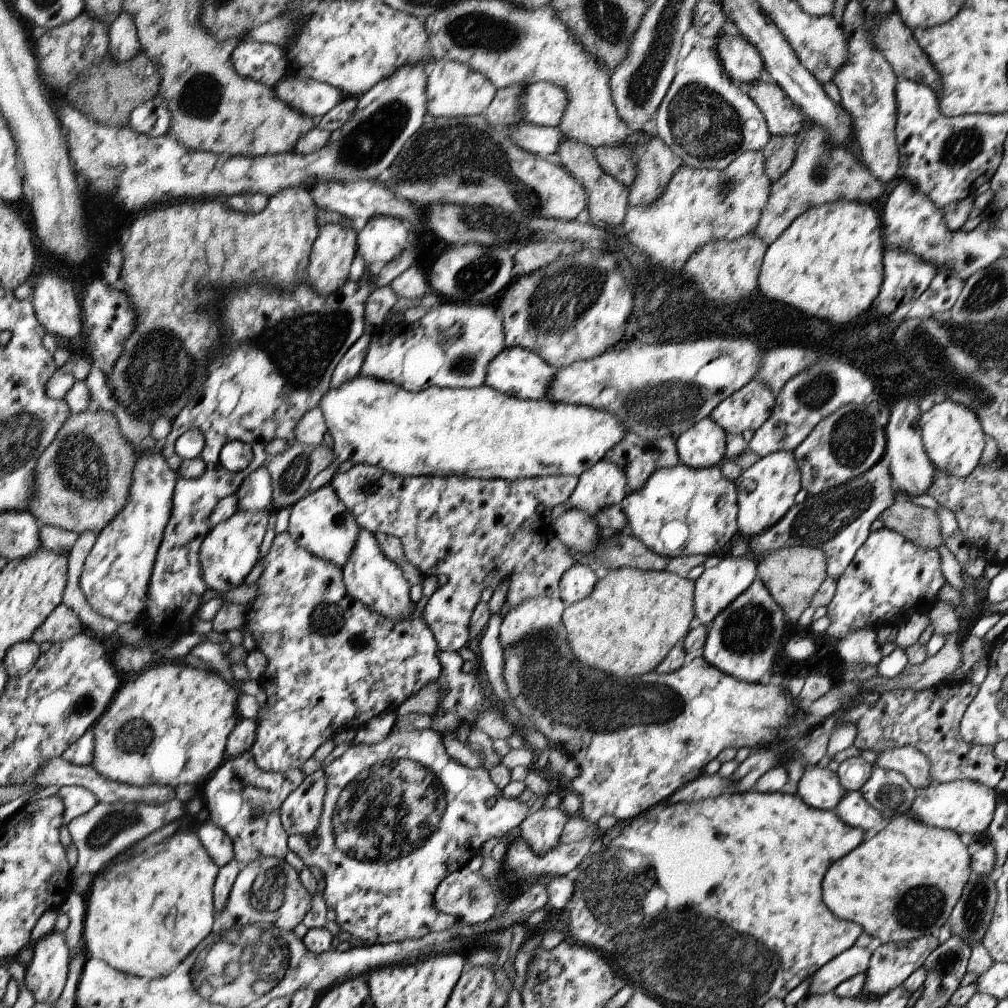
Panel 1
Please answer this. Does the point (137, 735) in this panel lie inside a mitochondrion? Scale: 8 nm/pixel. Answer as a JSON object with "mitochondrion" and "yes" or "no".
{"mitochondrion":"yes"}

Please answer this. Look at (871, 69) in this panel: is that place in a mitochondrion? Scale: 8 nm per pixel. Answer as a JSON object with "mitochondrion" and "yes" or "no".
{"mitochondrion":"yes"}

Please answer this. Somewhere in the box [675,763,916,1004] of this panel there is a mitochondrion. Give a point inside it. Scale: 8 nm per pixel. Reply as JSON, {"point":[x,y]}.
{"point":[755,955]}

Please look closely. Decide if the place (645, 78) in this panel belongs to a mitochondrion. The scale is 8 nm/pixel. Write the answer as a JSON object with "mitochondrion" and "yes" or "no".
{"mitochondrion":"yes"}

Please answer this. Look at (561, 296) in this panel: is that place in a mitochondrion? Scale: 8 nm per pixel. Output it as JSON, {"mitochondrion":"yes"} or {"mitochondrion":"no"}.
{"mitochondrion":"yes"}

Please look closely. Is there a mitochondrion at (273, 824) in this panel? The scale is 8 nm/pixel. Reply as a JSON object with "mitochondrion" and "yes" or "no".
{"mitochondrion":"no"}

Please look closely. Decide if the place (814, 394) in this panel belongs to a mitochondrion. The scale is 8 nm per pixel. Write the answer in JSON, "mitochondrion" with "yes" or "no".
{"mitochondrion":"yes"}

